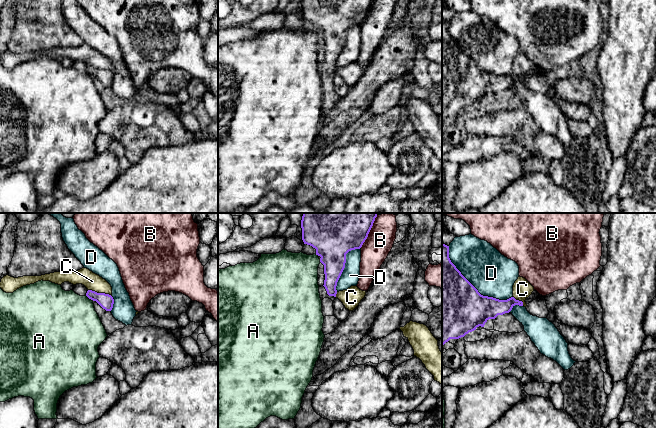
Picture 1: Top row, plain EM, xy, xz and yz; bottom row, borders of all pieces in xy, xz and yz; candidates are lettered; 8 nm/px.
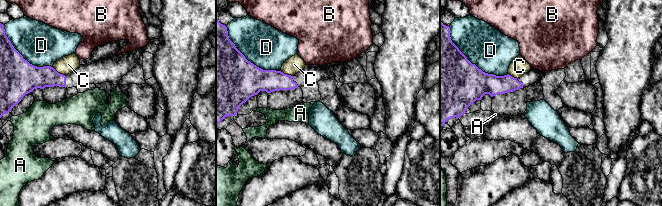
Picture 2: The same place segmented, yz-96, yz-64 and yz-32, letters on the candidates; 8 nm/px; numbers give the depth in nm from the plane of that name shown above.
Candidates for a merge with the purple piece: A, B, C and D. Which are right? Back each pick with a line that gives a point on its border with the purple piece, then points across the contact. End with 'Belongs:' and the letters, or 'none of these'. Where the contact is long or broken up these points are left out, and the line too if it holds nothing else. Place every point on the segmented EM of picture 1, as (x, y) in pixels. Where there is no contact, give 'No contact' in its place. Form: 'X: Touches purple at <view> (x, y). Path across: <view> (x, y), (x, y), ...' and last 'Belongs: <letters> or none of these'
Belongs: none of these

